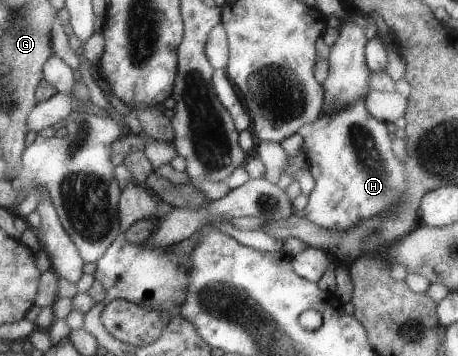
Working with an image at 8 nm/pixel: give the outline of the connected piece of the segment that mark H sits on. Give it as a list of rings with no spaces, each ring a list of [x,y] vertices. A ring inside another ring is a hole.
[[[364,98],[354,99],[354,103],[346,103],[344,107],[330,107],[330,111],[326,111],[326,113],[321,112],[320,117],[313,123],[310,123],[310,134],[308,137],[303,138],[303,146],[306,149],[306,157],[308,158],[308,170],[314,179],[314,187],[310,195],[308,195],[308,203],[306,203],[306,207],[303,209],[305,219],[329,231],[346,231],[346,229],[358,225],[362,219],[369,219],[374,217],[374,215],[380,215],[380,213],[388,211],[390,205],[399,205],[400,199],[402,199],[402,195],[406,191],[406,173],[404,173],[403,161],[399,161],[395,157],[391,151],[390,144],[386,125],[382,121],[377,121],[368,113],[364,104]]]

